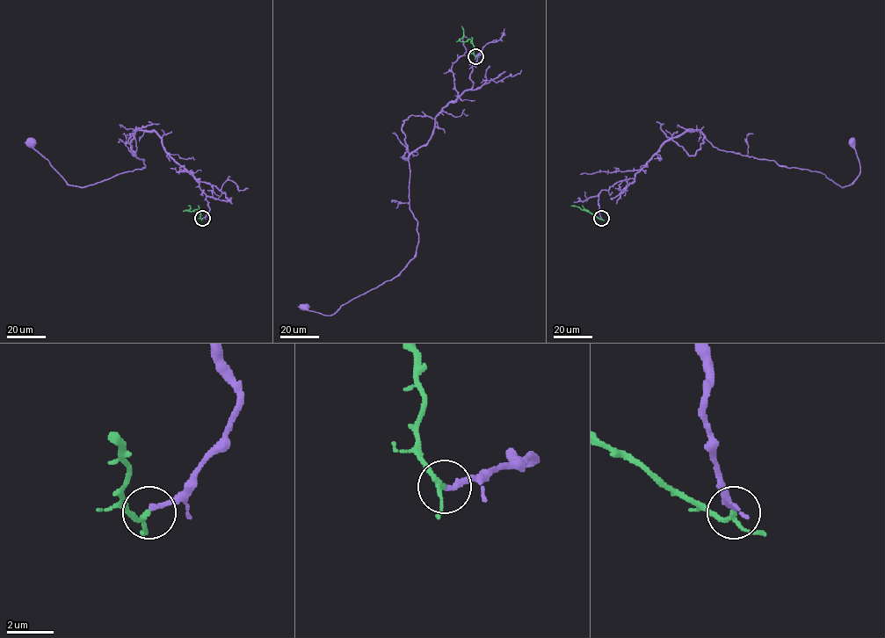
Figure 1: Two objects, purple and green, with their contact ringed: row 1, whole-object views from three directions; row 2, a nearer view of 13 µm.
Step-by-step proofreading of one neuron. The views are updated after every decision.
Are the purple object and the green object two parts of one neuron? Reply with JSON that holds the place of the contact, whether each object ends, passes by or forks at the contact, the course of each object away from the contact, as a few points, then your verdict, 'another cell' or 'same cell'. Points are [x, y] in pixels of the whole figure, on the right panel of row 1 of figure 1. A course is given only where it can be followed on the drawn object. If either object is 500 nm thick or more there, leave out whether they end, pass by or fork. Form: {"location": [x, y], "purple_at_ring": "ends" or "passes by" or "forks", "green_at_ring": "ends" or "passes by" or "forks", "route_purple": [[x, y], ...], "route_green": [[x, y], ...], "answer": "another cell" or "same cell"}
{"location": [601, 218], "purple_at_ring": "ends", "green_at_ring": "passes by", "route_purple": [[601, 218], [598, 194], [687, 131], [841, 187], [860, 170], [852, 143]], "route_green": [[601, 218], [571, 206]], "answer": "same cell"}

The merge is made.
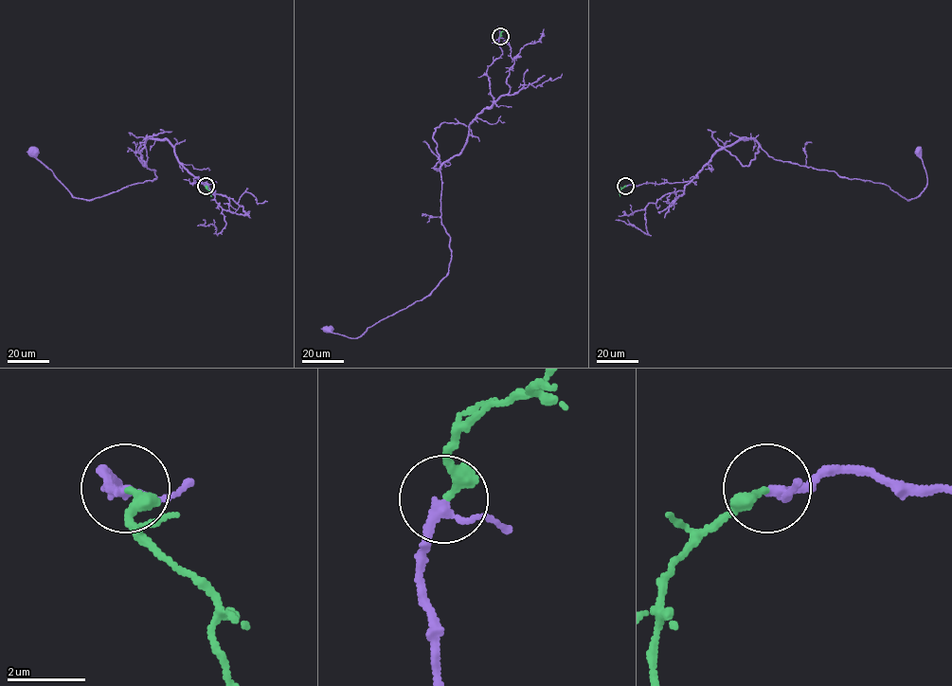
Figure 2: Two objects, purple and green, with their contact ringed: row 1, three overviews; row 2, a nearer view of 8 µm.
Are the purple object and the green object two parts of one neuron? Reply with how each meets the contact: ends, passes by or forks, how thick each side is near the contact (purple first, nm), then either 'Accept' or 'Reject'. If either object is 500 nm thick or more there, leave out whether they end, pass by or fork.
At the ring purple passes by. At the ring green ends. Thickness 200 nm (purple) against 320 nm. Accept

